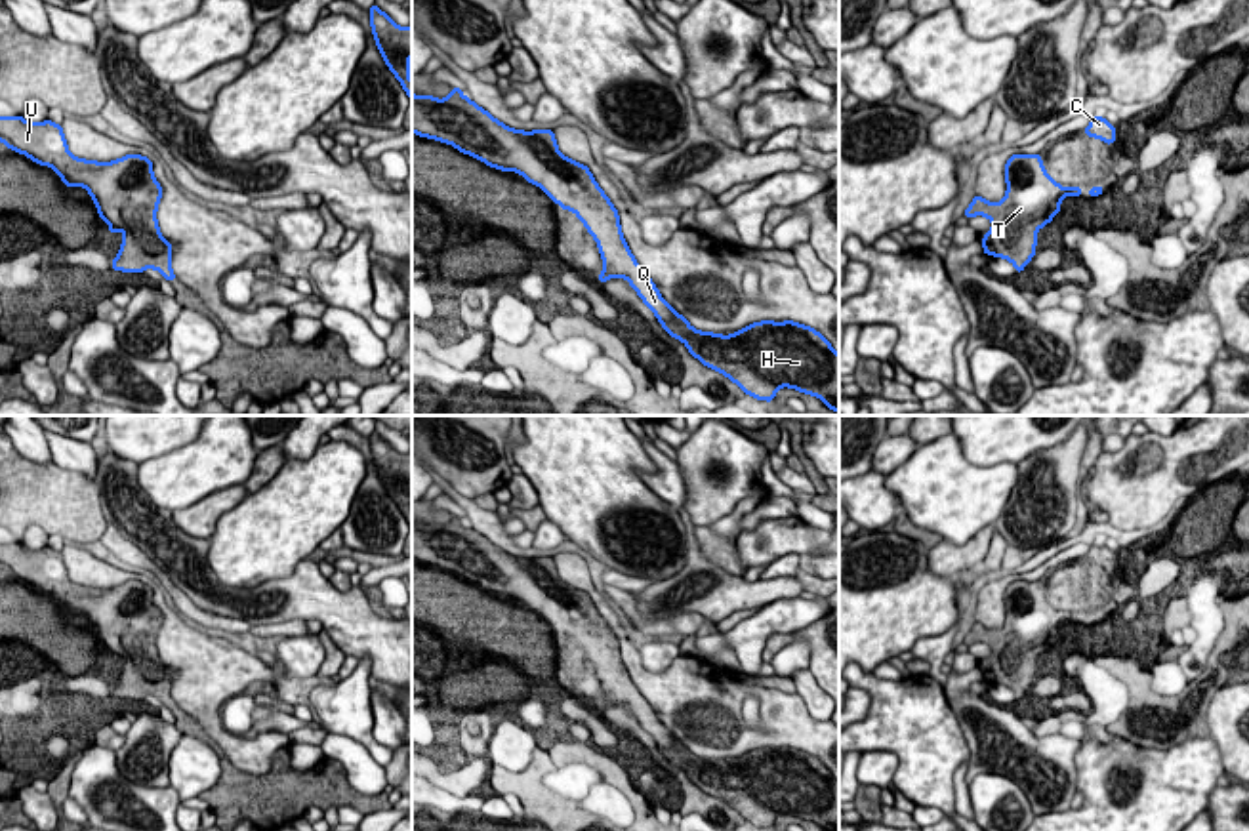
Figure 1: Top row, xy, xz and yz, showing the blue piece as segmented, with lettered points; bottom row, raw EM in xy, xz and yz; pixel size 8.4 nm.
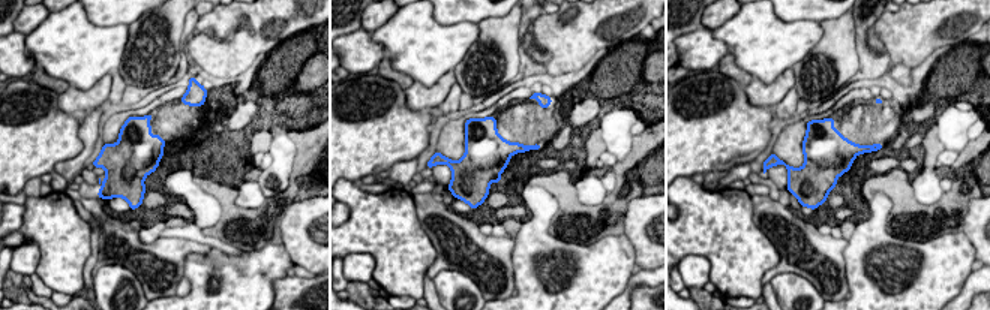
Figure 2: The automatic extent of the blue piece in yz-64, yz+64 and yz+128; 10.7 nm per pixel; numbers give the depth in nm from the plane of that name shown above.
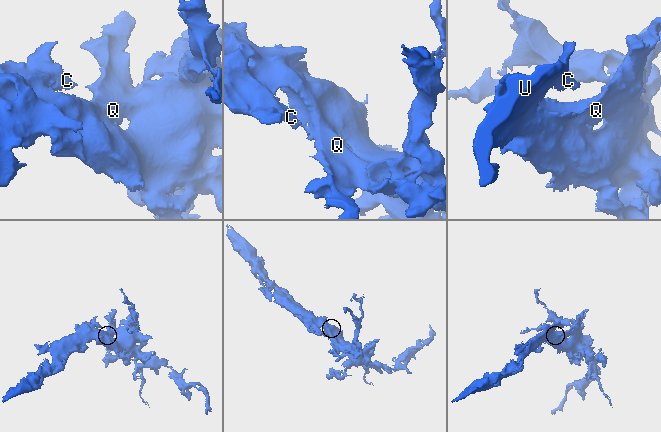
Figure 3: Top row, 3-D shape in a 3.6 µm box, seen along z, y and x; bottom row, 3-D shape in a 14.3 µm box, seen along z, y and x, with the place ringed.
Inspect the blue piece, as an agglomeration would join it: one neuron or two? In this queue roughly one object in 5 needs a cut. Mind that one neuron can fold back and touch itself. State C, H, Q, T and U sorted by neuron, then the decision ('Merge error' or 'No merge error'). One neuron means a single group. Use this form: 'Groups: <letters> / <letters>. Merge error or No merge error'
Groups: C H Q T U. No merge error

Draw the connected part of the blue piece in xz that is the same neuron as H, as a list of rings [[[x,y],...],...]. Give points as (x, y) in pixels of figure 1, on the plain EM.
[[[454,513],[444,526],[412,520],[412,558],[448,570],[496,597],[517,598],[551,629],[574,638],[599,673],[604,694],[597,707],[625,705],[671,764],[746,821],[772,829],[778,816],[789,814],[839,831],[839,781],[814,755],[763,747],[721,762],[692,755],[665,730],[633,684],[618,637],[587,593],[559,579],[553,557],[513,557]]]

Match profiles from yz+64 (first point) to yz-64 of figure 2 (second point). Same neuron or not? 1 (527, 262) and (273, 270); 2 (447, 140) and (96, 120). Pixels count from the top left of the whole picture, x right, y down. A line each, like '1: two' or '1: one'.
1: one
2: two

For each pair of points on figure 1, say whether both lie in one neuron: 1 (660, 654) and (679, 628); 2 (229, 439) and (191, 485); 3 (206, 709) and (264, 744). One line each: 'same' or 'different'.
1: different
2: same
3: same

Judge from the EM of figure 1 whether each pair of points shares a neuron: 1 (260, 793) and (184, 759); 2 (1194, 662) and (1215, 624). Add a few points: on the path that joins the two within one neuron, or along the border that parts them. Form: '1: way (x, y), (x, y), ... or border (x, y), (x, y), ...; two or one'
1: border (195, 736), (220, 763), (220, 778), (199, 795); two
2: way (1198, 652), (1208, 633); one

